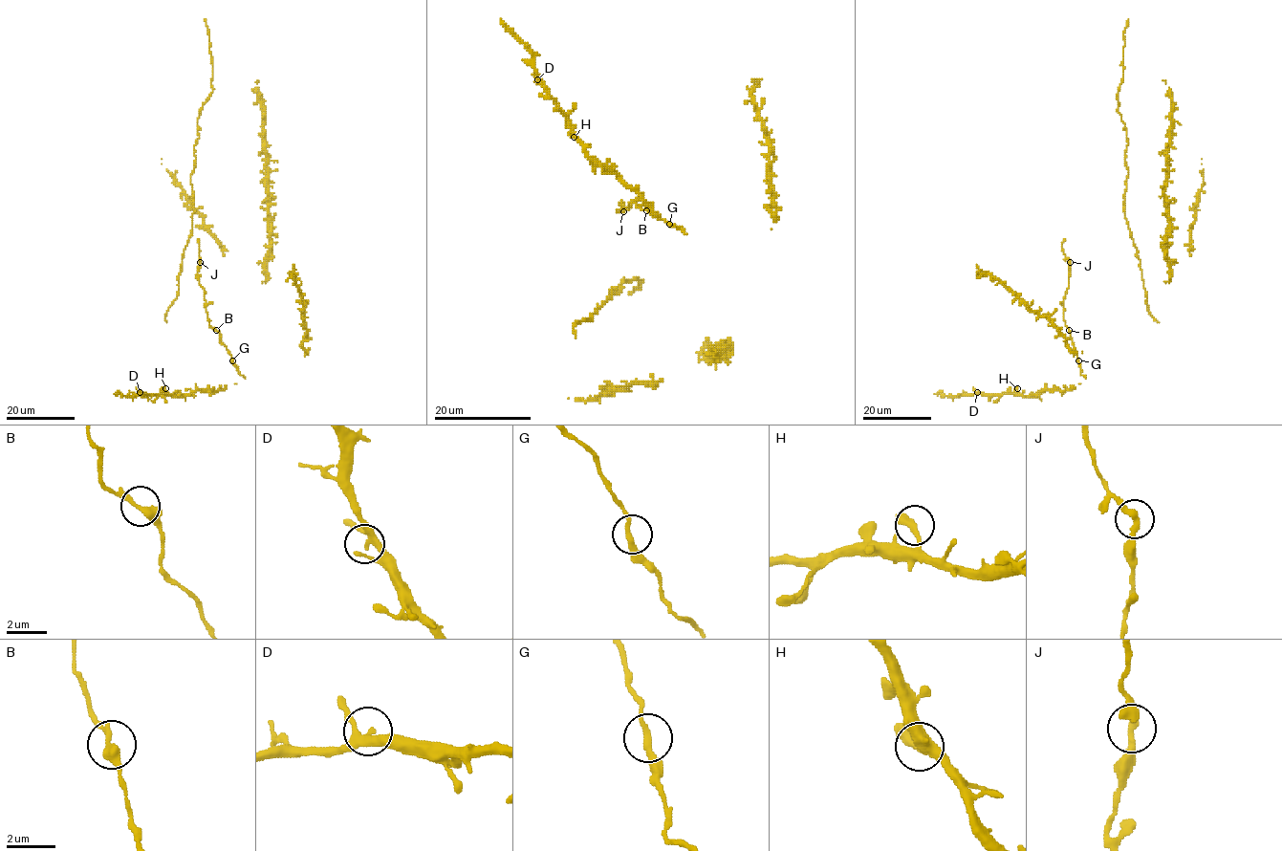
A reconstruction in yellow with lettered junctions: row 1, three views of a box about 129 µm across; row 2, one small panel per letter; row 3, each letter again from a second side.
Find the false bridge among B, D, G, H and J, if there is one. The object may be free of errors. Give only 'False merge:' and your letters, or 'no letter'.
False merge: no letter

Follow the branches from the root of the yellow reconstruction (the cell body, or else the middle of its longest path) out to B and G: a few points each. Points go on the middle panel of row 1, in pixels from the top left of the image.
B: (620, 206), (620, 201), (623, 210), (619, 211), (627, 209), (630, 202), (646, 210)
G: (620, 206), (620, 201), (623, 210), (619, 211), (627, 209), (632, 202), (669, 224)

